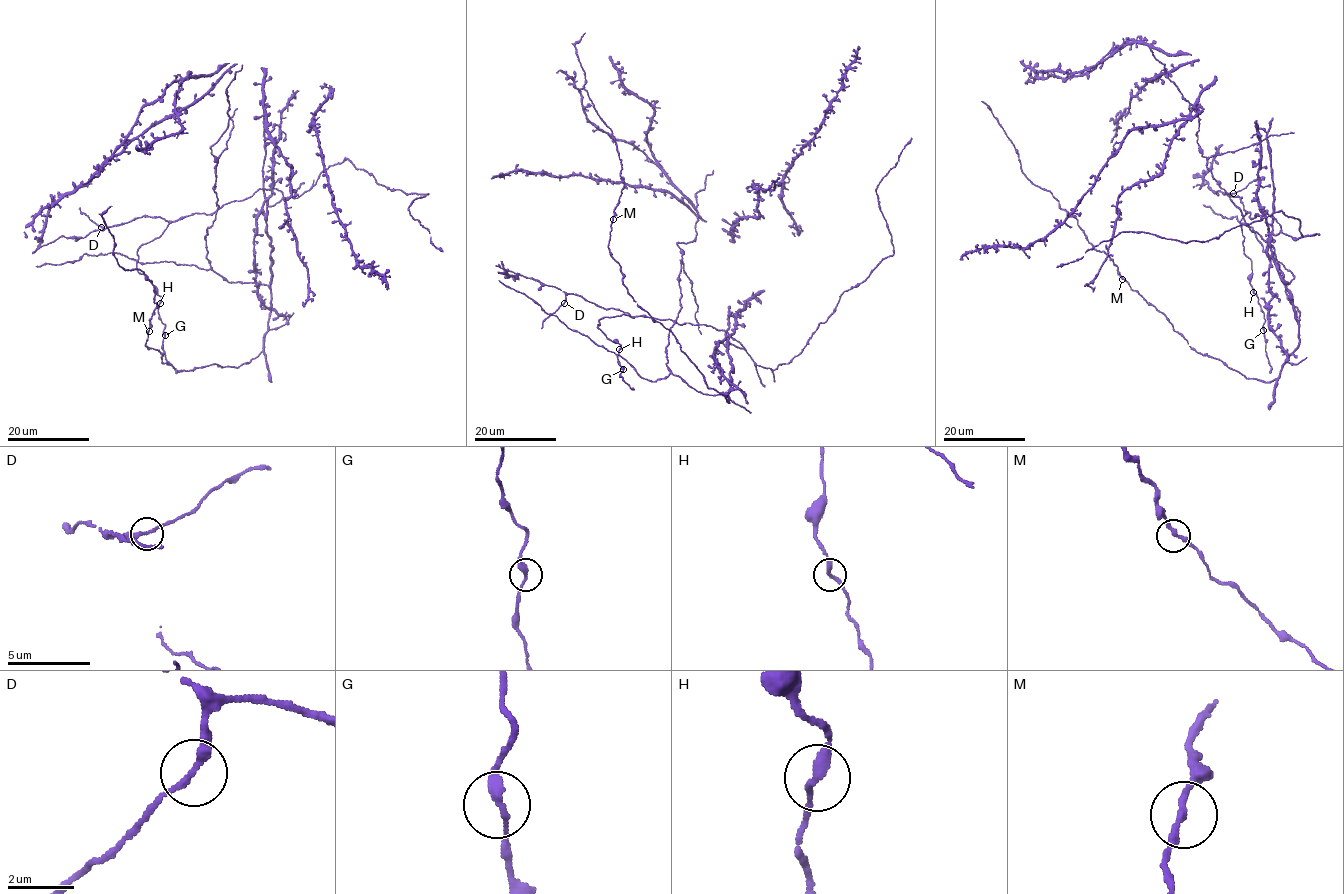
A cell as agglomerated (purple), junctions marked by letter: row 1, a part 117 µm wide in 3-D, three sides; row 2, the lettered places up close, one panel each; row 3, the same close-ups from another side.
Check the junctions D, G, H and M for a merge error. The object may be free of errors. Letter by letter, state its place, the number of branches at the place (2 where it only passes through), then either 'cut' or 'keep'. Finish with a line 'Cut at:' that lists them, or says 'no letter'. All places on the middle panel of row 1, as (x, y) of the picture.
D: at (564, 303); 2 branches meet; keep
G: at (623, 369); 2 branches meet; keep
H: at (619, 349); 2 branches meet; keep
M: at (613, 219); 2 branches meet; keep
Cut at: no letter

